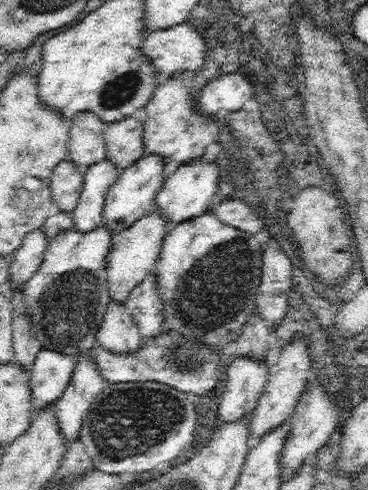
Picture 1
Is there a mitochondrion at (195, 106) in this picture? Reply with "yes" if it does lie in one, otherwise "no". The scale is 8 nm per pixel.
no

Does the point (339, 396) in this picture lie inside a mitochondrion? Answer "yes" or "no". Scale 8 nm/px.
no

